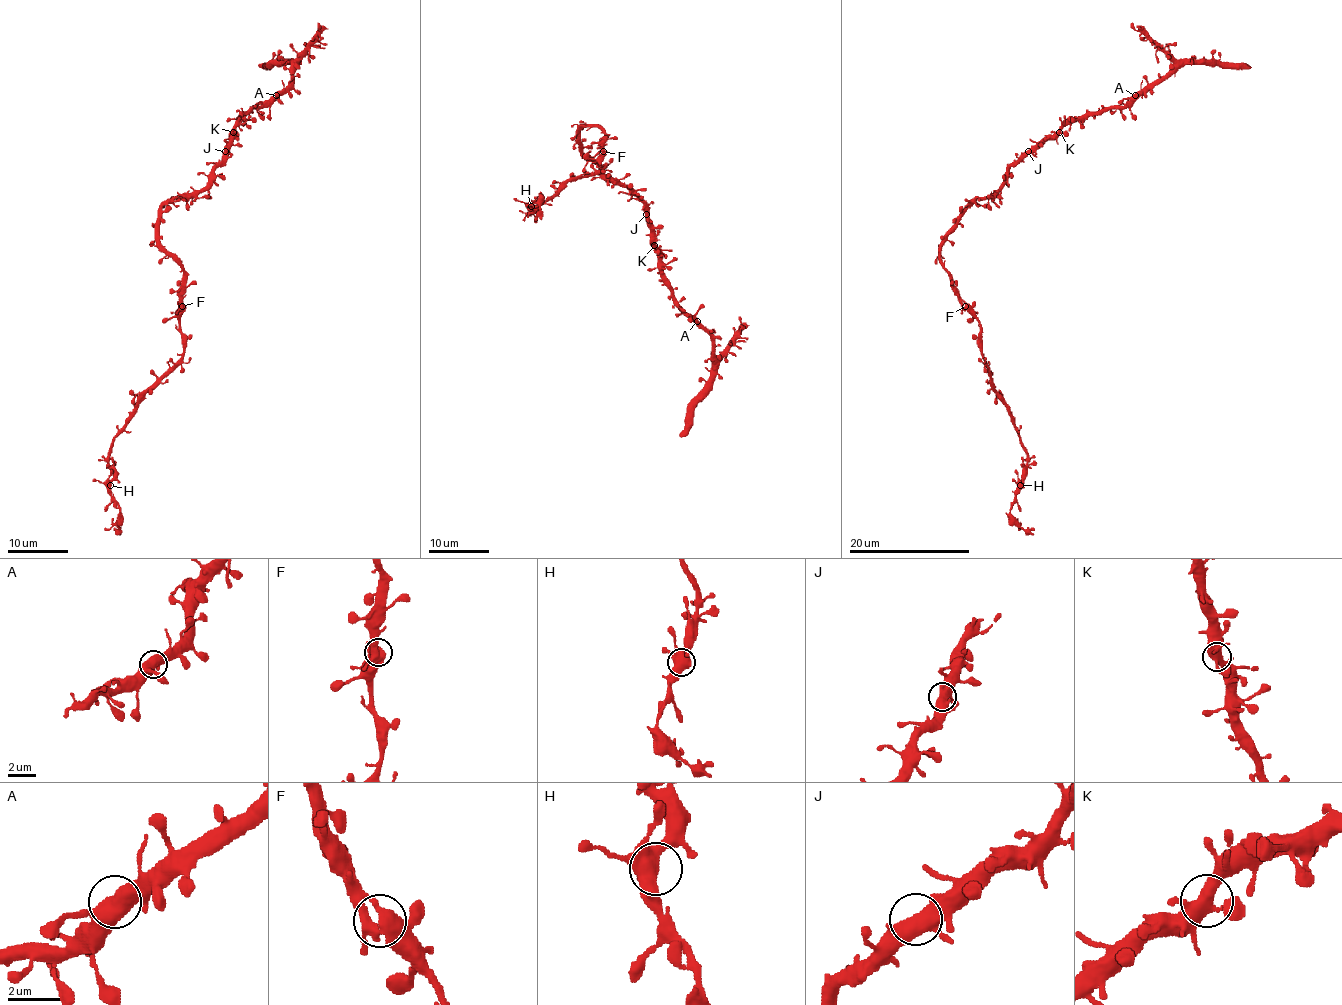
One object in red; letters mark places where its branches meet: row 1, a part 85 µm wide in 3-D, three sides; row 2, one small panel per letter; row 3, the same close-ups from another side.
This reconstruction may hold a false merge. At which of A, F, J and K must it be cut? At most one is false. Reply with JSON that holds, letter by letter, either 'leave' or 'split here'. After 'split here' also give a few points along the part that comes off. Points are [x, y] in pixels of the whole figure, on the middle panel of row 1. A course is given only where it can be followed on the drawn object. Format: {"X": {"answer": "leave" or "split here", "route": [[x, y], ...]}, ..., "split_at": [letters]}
{"A": {"answer": "leave"}, "F": {"answer": "leave"}, "J": {"answer": "leave"}, "K": {"answer": "leave"}, "split_at": []}

